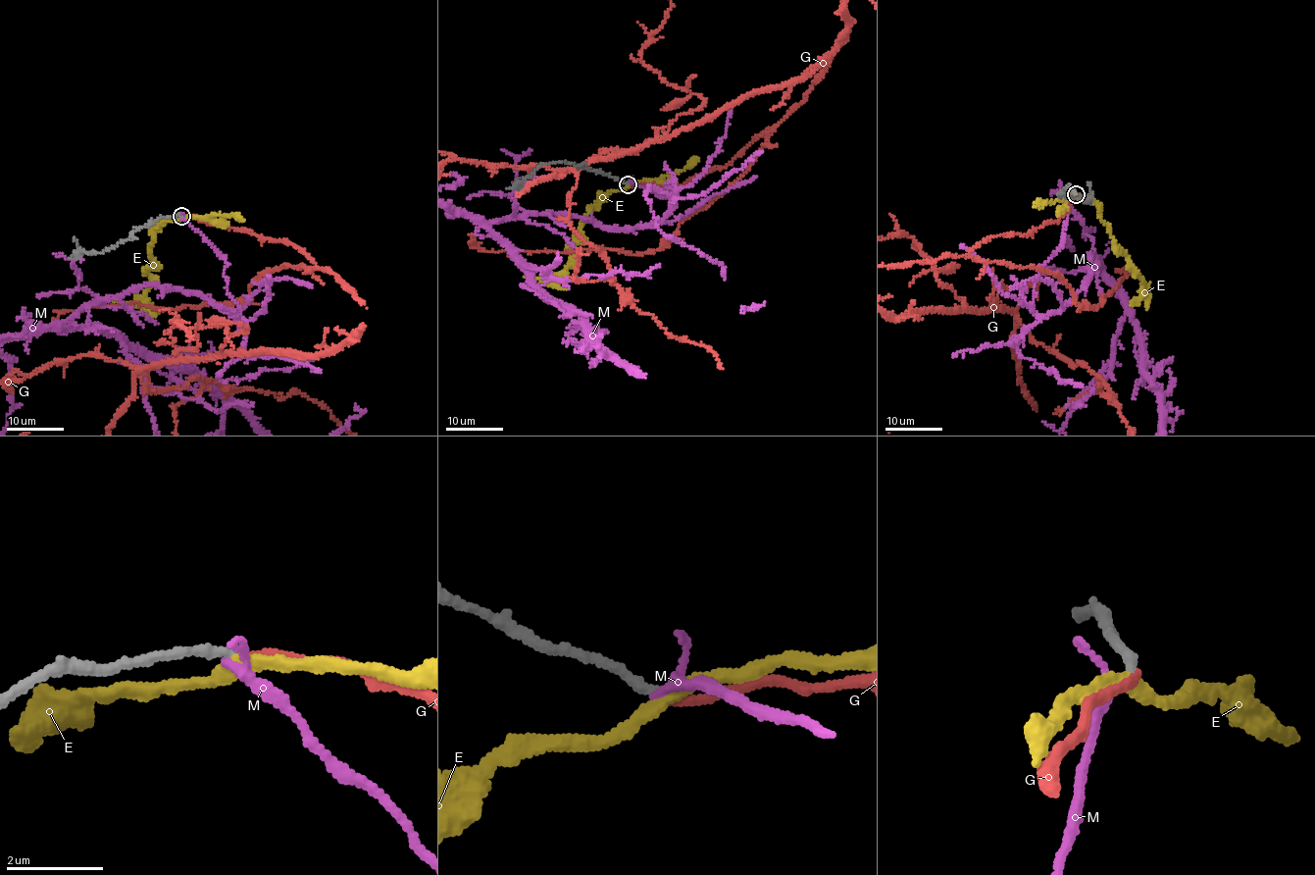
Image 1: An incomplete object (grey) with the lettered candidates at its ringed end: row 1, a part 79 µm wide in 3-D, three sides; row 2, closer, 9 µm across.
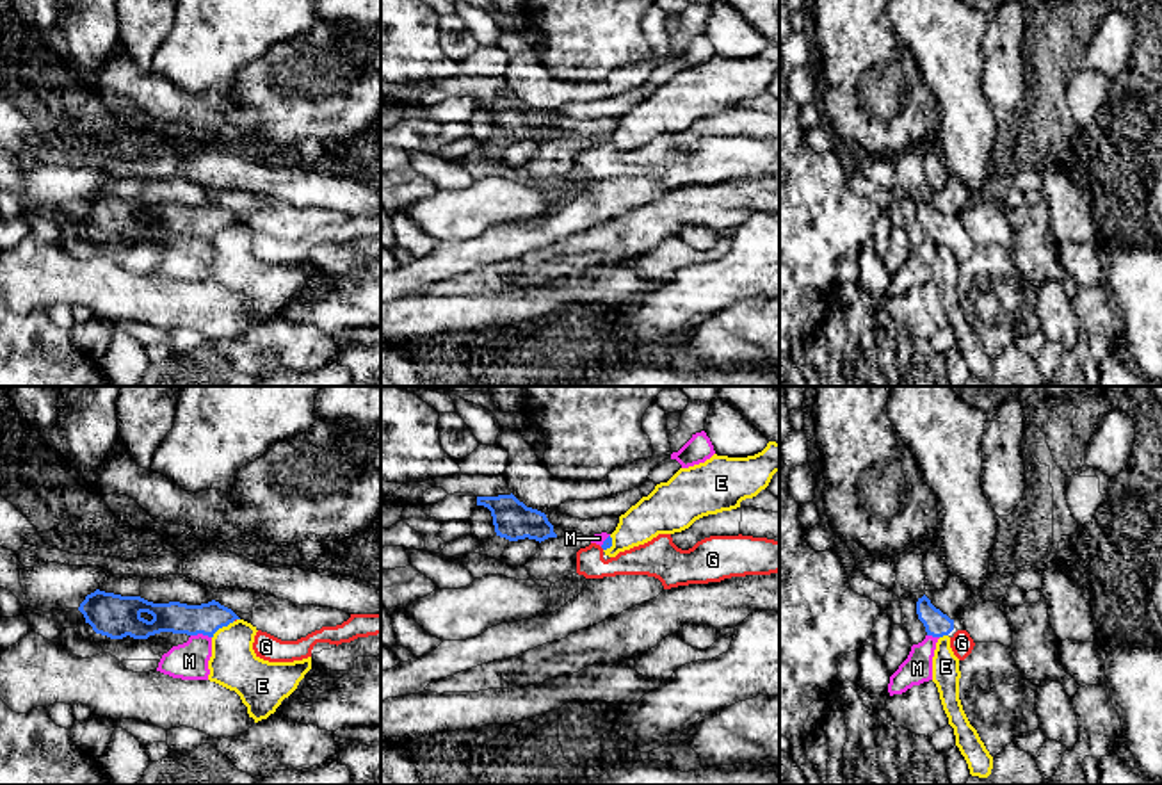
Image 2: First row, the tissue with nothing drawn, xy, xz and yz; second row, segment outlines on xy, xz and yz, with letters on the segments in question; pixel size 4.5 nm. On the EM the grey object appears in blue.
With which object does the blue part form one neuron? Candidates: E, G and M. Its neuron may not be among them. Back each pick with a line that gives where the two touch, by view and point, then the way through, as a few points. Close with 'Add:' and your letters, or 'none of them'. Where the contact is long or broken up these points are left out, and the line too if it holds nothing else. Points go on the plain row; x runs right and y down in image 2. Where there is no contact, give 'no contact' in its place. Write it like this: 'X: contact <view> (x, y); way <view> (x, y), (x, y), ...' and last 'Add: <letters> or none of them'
G: no contact
Add: G

